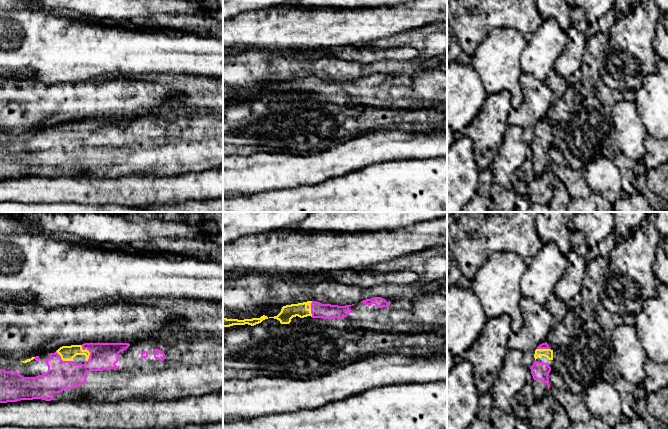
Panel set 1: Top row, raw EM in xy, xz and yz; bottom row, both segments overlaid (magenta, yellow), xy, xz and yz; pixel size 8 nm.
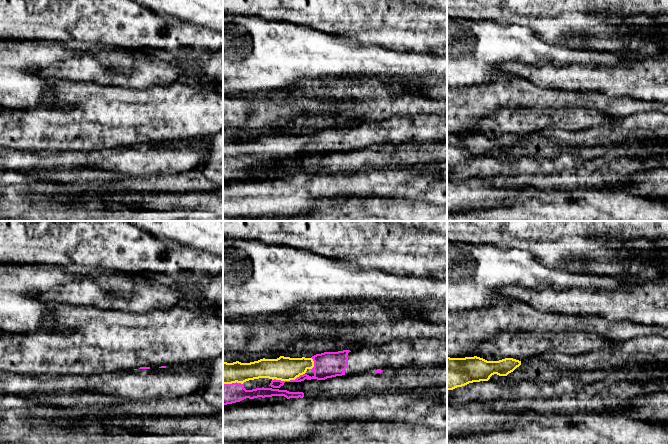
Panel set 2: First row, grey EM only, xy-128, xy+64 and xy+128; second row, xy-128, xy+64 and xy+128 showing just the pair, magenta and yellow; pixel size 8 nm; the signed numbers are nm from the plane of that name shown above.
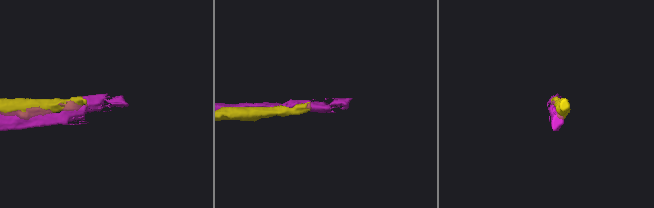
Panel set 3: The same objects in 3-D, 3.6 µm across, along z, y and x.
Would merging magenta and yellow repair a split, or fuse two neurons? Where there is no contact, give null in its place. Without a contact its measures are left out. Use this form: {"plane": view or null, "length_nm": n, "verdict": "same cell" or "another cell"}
{"plane": "xz", "length_nm": 130, "verdict": "same cell"}

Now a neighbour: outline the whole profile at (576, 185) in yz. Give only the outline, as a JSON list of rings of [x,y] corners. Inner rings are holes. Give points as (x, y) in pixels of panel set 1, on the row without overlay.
[[[551,146],[549,149],[549,160],[556,178],[566,187],[571,198],[590,198],[591,189],[581,170],[573,169],[560,150]]]

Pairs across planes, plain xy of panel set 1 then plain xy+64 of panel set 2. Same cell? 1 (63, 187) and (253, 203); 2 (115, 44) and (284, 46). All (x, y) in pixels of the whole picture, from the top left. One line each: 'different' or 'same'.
1: same
2: same

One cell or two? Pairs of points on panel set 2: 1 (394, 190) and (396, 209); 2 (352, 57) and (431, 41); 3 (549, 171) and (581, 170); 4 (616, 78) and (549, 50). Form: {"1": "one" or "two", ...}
{"1": "two", "2": "two", "3": "one", "4": "two"}

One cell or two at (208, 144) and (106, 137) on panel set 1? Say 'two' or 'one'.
one

